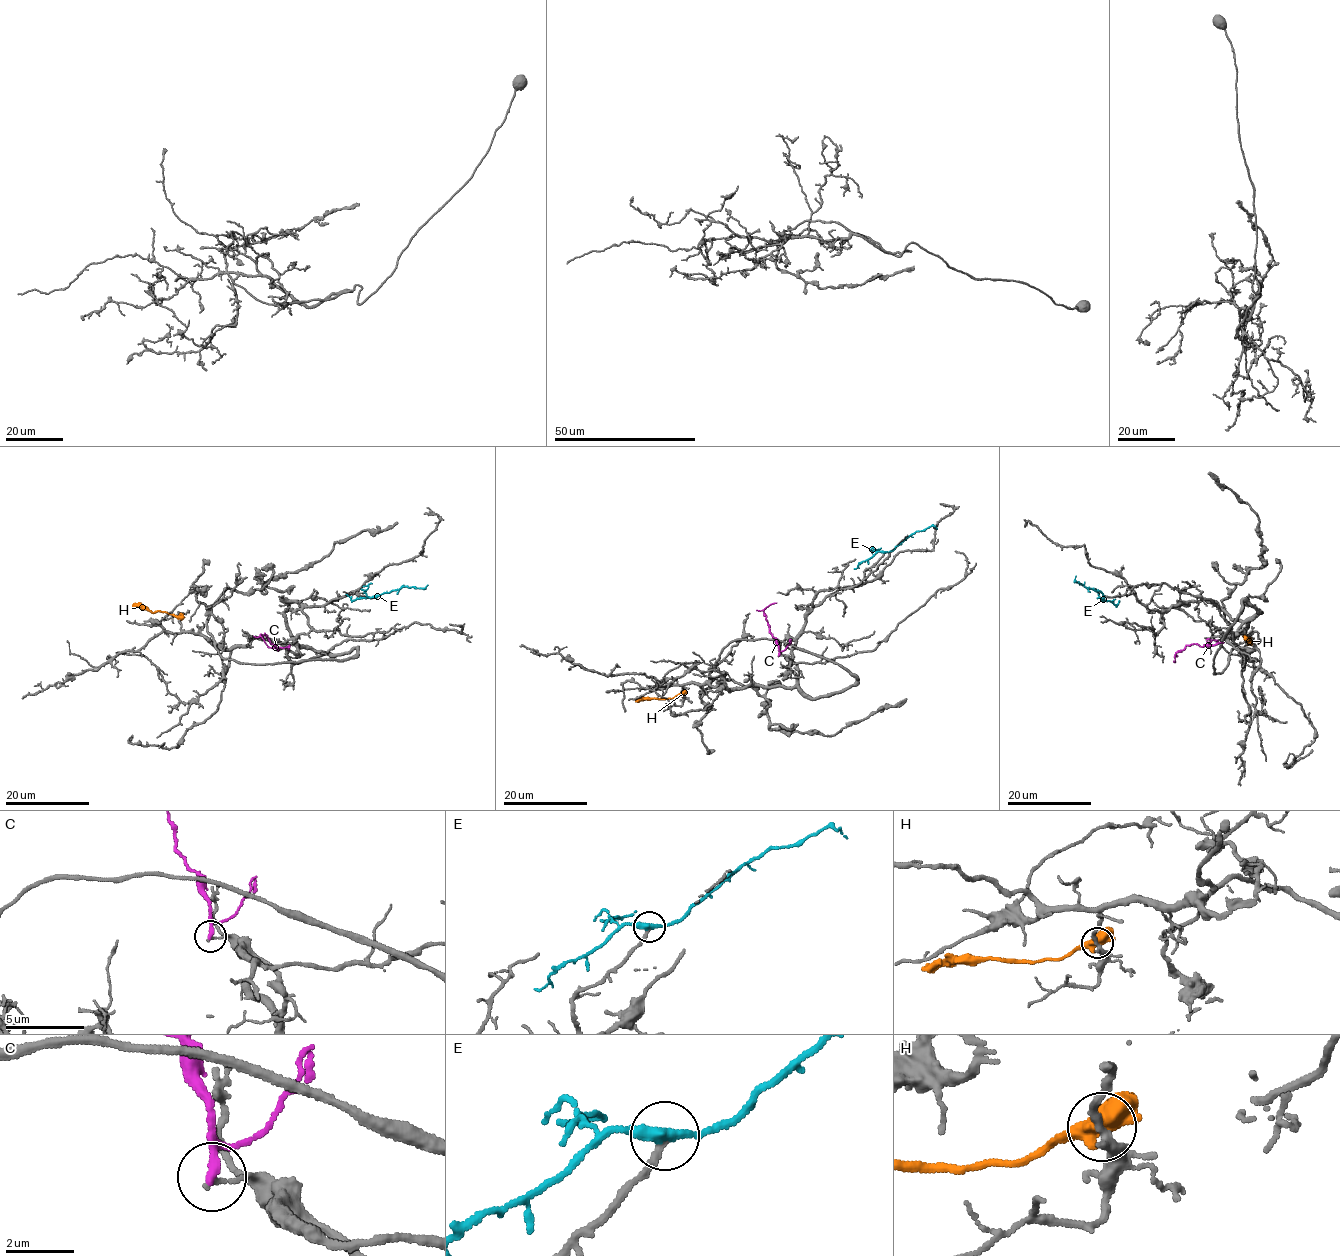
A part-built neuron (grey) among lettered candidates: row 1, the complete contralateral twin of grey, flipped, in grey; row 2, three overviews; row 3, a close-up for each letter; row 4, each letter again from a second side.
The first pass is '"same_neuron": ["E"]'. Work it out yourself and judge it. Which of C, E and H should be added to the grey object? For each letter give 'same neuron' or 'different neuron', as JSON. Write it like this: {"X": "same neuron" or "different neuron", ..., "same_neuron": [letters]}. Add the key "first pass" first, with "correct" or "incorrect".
{"first pass": "correct", "C": "different neuron", "E": "same neuron", "H": "different neuron", "same_neuron": ["E"]}

